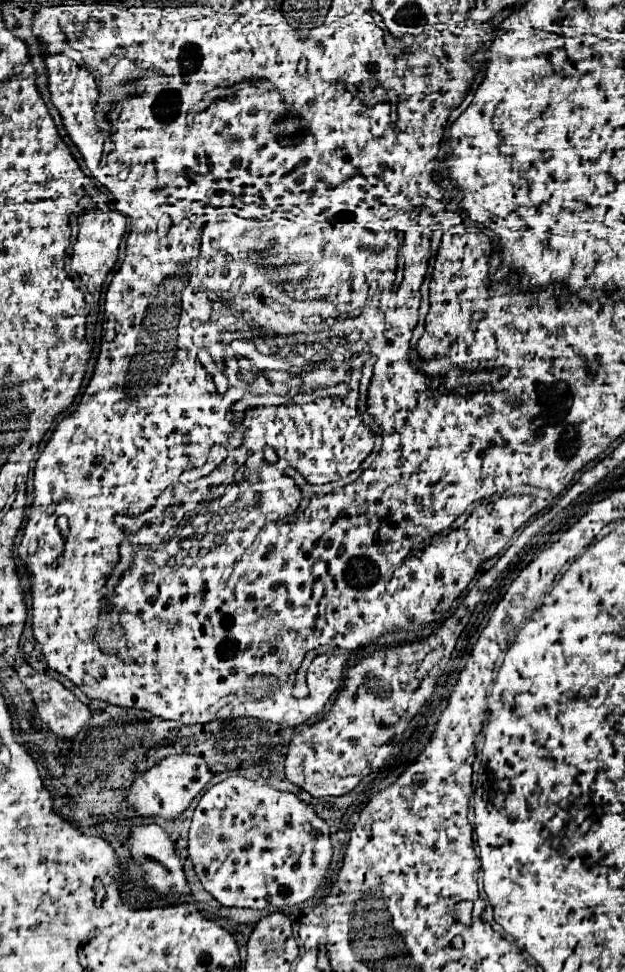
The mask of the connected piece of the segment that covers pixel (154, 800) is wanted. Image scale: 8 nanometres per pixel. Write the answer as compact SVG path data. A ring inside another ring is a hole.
M186 753L171 755L133 781L133 787L127 793L127 801L129 801L129 807L137 811L137 815L151 815L159 811L181 813L191 803L191 799L207 785L211 777L213 773L205 765L203 758Z

